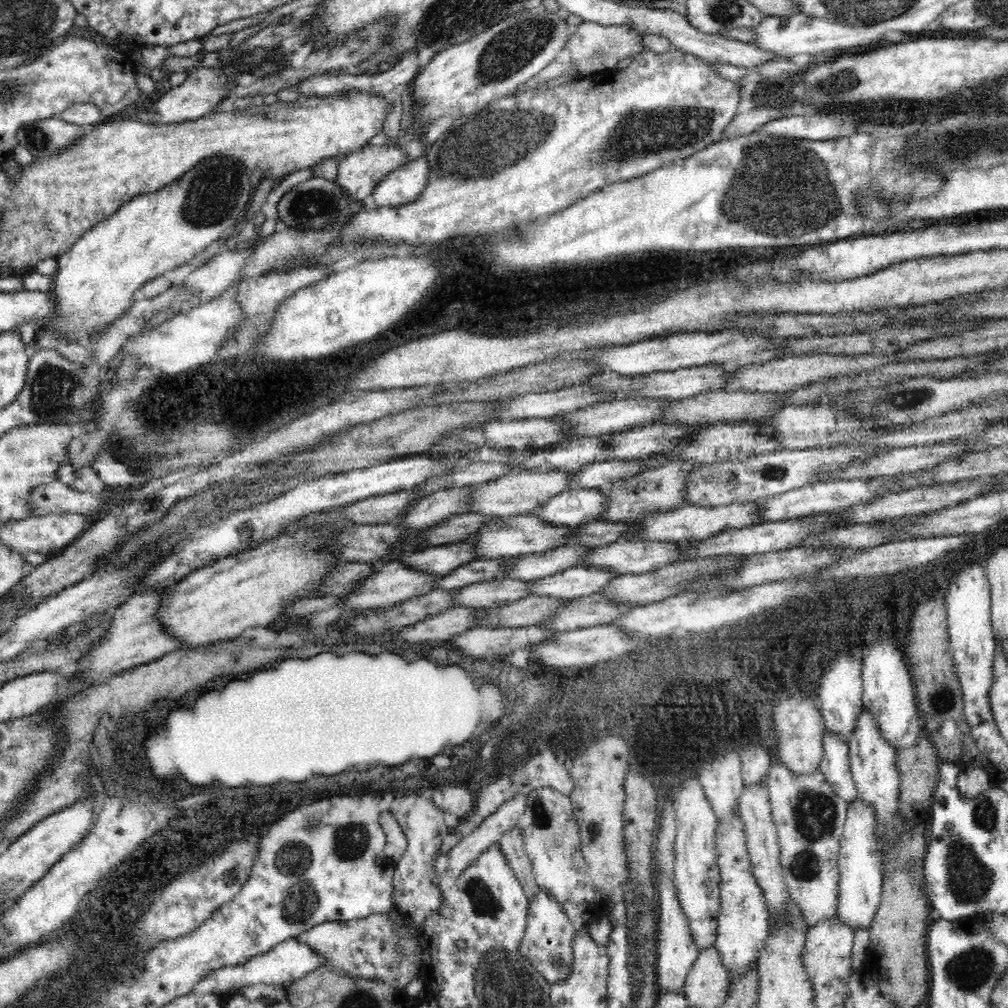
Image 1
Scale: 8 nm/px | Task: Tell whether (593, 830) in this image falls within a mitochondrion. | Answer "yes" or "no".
yes

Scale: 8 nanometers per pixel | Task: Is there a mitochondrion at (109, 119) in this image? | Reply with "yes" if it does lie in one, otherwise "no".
no

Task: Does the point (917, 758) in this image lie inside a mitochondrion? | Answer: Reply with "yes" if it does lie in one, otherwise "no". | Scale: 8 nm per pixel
no

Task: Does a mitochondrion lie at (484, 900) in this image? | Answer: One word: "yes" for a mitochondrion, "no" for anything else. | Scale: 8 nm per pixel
yes

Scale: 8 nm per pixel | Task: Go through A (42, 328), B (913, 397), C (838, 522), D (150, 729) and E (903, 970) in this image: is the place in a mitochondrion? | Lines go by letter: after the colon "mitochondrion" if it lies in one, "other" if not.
A: other
B: mitochondrion
C: other
D: other
E: other

